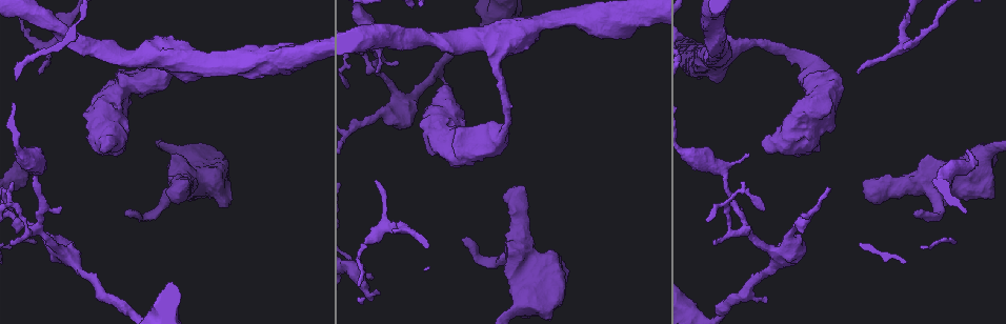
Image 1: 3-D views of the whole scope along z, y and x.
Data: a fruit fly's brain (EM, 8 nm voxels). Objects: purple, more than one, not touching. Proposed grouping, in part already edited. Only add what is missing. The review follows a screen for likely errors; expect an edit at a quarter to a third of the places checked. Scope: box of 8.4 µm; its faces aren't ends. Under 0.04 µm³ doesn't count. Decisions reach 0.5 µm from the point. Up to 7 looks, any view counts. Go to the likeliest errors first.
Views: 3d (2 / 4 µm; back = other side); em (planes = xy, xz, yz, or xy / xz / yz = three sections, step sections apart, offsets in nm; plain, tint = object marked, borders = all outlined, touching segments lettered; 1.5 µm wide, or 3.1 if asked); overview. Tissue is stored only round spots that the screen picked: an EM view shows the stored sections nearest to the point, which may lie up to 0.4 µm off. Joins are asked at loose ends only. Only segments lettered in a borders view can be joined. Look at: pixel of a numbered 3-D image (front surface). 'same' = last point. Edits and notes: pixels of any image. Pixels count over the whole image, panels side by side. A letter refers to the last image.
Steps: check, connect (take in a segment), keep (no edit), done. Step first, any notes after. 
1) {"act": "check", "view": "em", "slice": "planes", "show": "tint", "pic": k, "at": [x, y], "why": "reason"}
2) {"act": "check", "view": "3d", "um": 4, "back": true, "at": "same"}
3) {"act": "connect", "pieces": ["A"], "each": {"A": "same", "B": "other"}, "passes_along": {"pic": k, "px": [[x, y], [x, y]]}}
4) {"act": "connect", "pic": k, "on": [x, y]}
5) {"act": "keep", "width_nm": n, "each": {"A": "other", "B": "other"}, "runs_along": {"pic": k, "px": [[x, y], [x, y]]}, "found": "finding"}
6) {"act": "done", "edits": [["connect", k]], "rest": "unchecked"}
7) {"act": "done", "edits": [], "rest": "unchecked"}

{"act": "check", "view": "3d", "um": 2, "pic": 1, "at": [38, 74], "why": "thin end"}

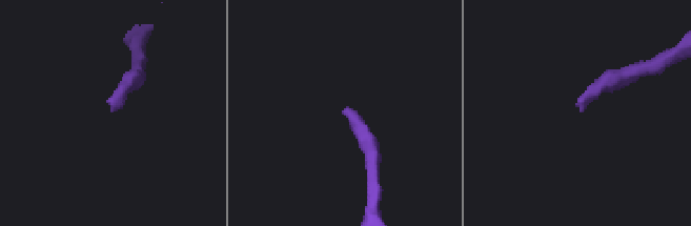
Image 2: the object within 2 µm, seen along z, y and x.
{"act": "check", "view": "em", "slice": "planes", "show": "borders", "pic": 2, "at": [580, 109], "why": "now the EM"}

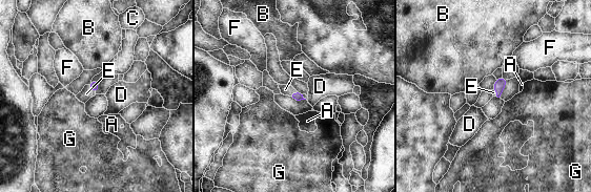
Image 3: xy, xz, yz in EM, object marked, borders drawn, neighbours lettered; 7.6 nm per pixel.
{"act": "connect", "pieces": ["E"], "longest_contact_nm": ["E", 100], "each": {"A": "other", "B": "other", "C": "other", "D": "other", "E": "same", "F": "other", "G": "other"}, "found": "the cell continues"}

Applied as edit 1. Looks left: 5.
{"act": "check", "view": "3d", "um": 4, "pic": 1, "at": [227, 206], "why": "thick end"}

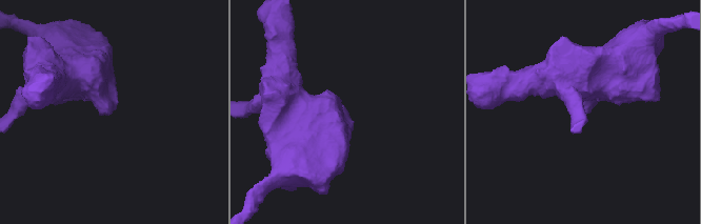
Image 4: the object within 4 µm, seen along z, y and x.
{"act": "check", "view": "em", "slice": "planes", "show": "borders", "pic": 4, "at": [586, 113]}

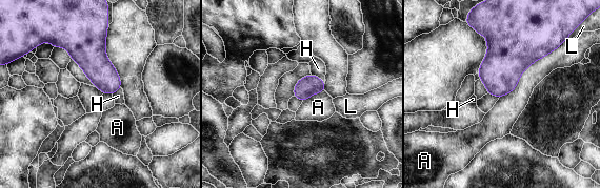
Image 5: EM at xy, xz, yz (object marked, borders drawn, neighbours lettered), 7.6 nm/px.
{"act": "keep", "each": {"A": "other", "H": "other", "L": "other"}, "found": "none of them fits"}

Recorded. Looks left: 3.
{"act": "done", "edits": [["connect", 3]], "rest": "unchecked"}

